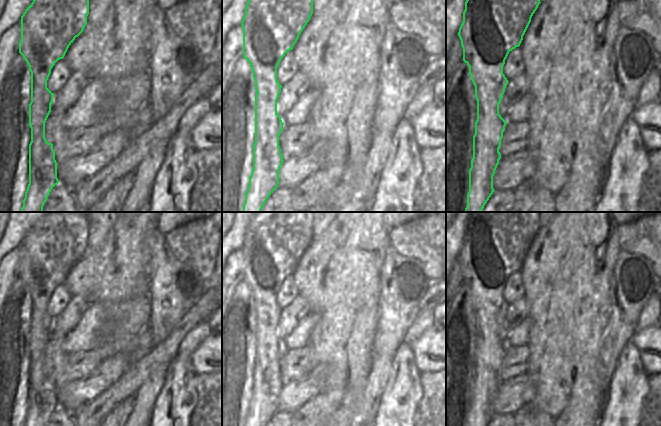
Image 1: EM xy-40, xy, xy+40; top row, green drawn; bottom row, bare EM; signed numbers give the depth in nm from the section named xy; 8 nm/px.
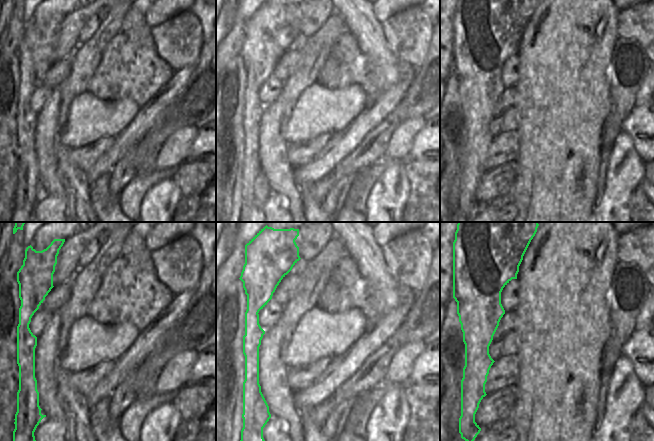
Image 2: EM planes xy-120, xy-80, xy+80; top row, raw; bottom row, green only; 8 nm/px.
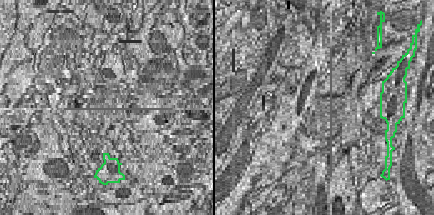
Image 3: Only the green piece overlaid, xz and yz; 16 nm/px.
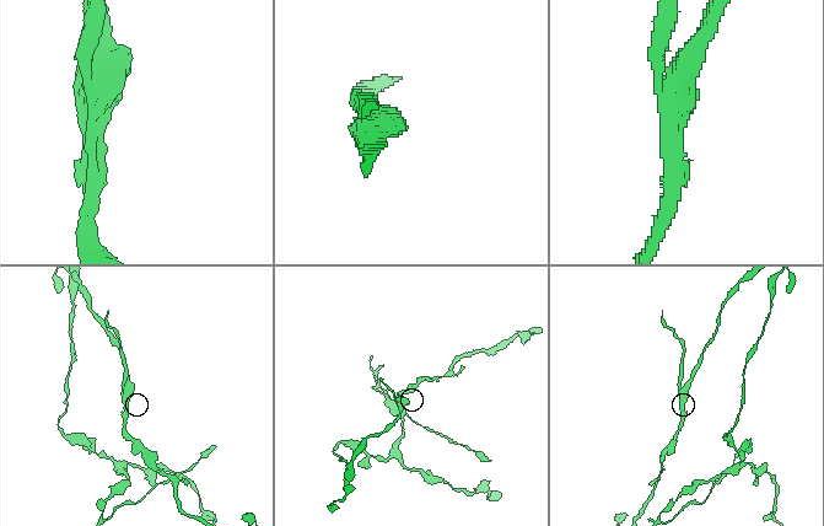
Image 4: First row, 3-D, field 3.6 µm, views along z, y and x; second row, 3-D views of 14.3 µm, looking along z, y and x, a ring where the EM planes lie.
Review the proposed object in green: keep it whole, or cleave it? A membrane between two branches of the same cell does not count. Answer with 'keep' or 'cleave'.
cleave

